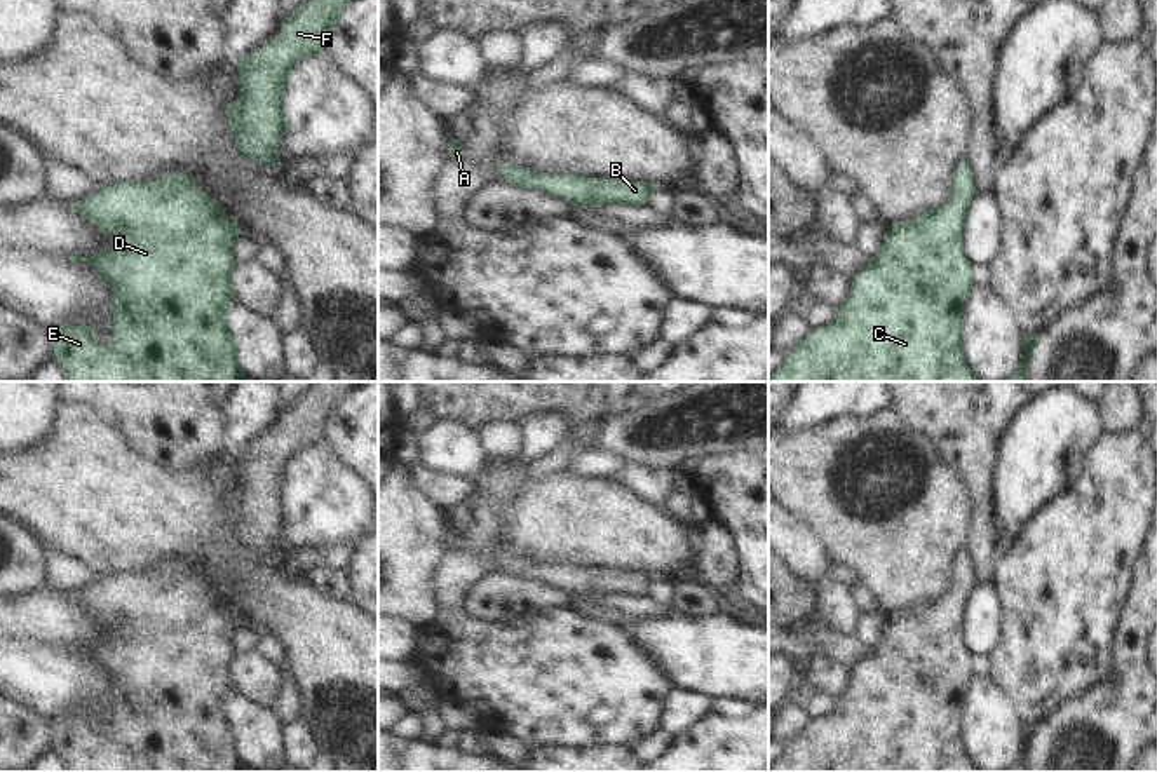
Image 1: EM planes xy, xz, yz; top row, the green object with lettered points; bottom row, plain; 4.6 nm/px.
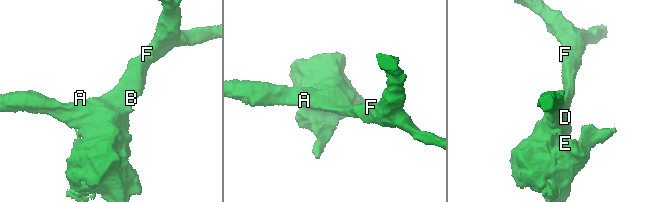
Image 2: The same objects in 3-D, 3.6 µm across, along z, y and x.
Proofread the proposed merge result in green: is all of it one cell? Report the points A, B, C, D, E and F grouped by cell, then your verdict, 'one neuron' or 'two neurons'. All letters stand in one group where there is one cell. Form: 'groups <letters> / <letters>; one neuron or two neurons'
groups A B C D E F; one neuron

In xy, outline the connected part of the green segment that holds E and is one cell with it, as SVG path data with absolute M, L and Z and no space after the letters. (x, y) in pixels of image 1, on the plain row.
M166 565L141 573L113 573L99 577L85 591L66 594L75 603L99 617L112 634L94 647L59 647L71 652L89 652L91 660L112 680L113 711L110 735L101 735L89 714L70 718L61 714L52 721L52 751L64 762L68 772L240 772L244 760L237 735L227 713L227 699L235 688L232 664L233 633L240 617L227 608L216 587L202 582L190 565Z

